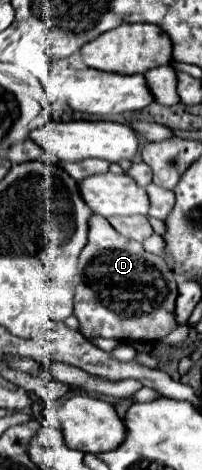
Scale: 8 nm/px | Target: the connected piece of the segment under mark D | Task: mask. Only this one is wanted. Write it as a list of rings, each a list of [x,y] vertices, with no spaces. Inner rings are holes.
[[[92,215],[88,221],[88,243],[80,251],[74,285],[74,315],[80,321],[78,331],[84,337],[108,337],[124,343],[156,343],[178,327],[174,313],[178,289],[172,267],[166,263],[166,259],[146,253],[142,243],[118,235],[118,231],[114,231],[112,225],[100,215]]]

